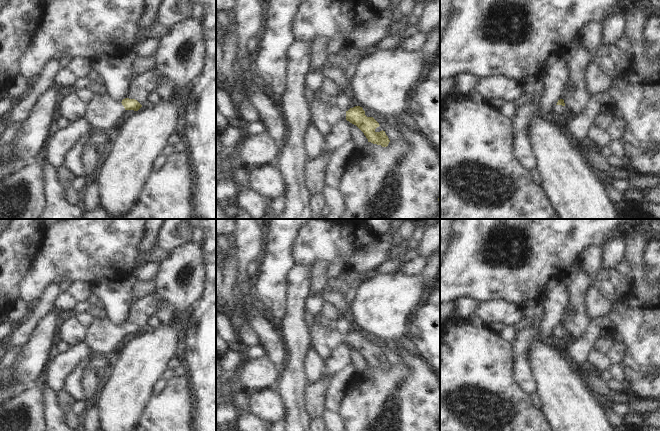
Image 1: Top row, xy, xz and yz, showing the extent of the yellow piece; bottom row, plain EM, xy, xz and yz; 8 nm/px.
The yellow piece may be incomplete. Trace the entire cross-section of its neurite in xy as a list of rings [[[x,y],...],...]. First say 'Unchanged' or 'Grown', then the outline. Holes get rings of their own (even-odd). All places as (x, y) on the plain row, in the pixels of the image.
Grown. [[[102,315],[86,328],[82,342],[91,350],[93,357],[105,357],[107,353],[116,350],[125,334],[138,335],[141,331],[135,323],[125,322],[120,327]]]

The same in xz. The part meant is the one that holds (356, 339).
Grown. [[[322,320],[314,323],[310,330],[310,339],[314,351],[325,361],[329,358],[333,349],[339,344],[347,344],[356,349],[366,360],[368,366],[387,371],[390,364],[385,355],[376,356],[379,347],[373,341],[367,341],[360,330],[342,335],[337,332],[332,323]]]

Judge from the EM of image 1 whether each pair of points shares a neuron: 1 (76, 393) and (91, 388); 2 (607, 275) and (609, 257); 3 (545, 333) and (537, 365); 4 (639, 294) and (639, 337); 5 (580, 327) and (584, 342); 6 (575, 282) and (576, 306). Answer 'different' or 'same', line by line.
1: different
2: different
3: different
4: same
5: different
6: same

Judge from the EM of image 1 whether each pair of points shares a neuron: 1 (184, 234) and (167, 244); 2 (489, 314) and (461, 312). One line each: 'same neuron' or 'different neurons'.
1: same neuron
2: different neurons

